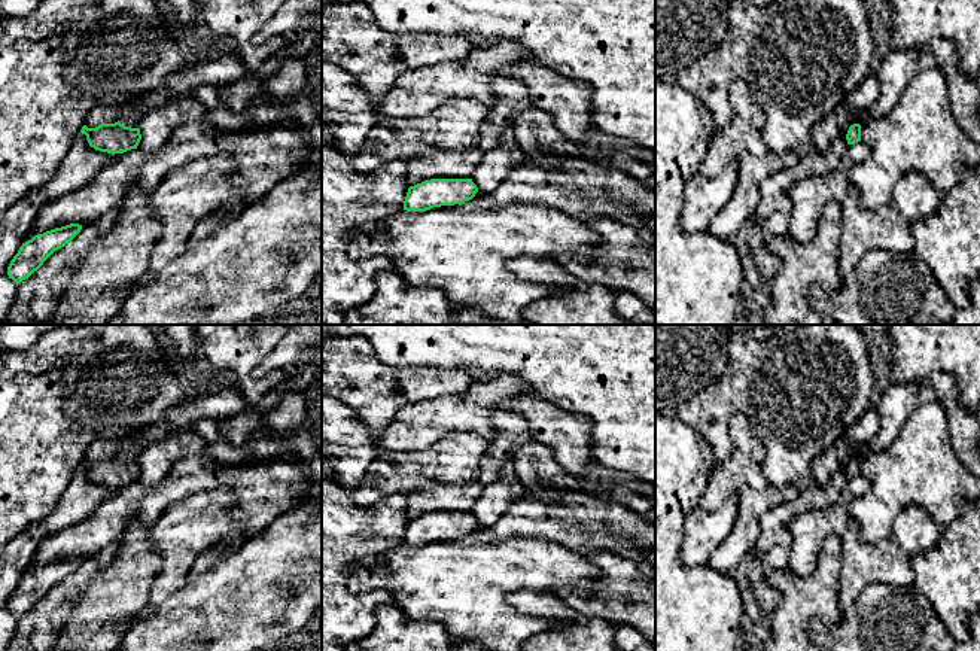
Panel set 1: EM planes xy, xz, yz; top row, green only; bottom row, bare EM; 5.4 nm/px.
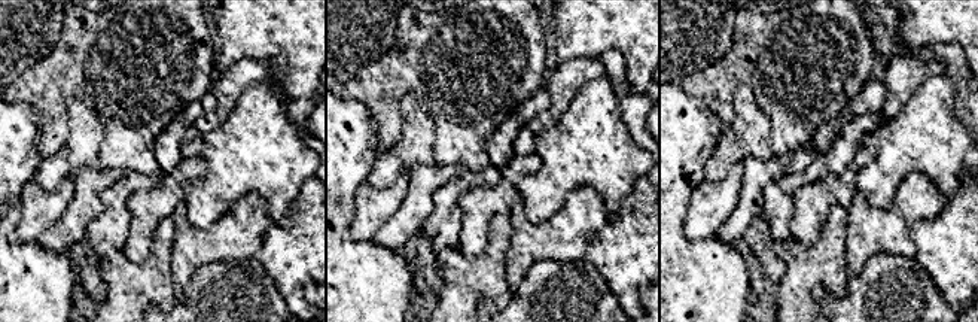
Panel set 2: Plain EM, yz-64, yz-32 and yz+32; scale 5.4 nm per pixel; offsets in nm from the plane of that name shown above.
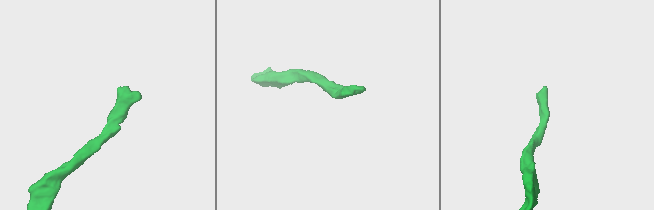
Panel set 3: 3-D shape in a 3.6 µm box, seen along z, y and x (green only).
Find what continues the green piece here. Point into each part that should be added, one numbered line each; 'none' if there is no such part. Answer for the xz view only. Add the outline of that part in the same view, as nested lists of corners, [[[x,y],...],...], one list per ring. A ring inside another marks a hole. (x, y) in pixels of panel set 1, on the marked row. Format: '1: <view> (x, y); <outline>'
none

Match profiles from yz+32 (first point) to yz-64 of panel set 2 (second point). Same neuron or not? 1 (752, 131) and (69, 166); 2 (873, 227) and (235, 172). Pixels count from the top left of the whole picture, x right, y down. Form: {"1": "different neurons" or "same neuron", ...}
{"1": "same neuron", "2": "different neurons"}

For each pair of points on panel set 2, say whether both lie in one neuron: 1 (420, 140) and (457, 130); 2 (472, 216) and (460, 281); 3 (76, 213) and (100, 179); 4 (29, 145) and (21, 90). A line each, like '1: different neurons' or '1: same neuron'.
1: different neurons
2: different neurons
3: same neuron
4: different neurons

